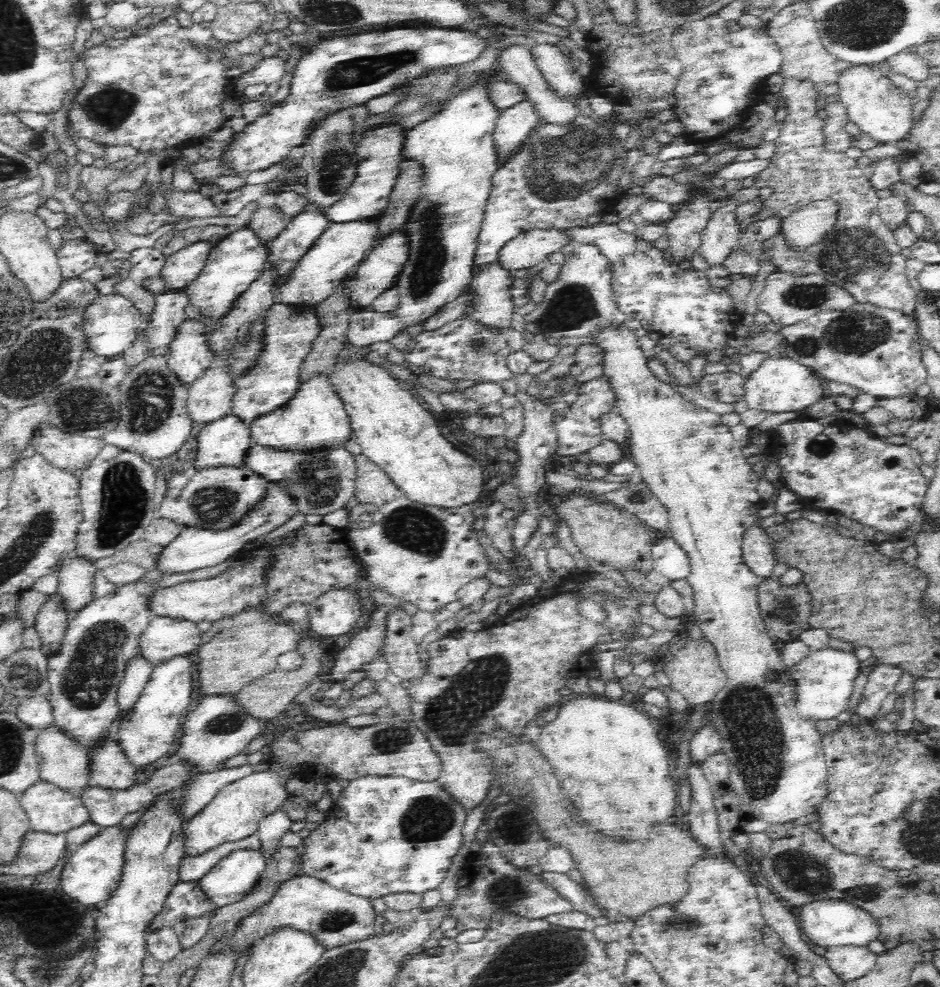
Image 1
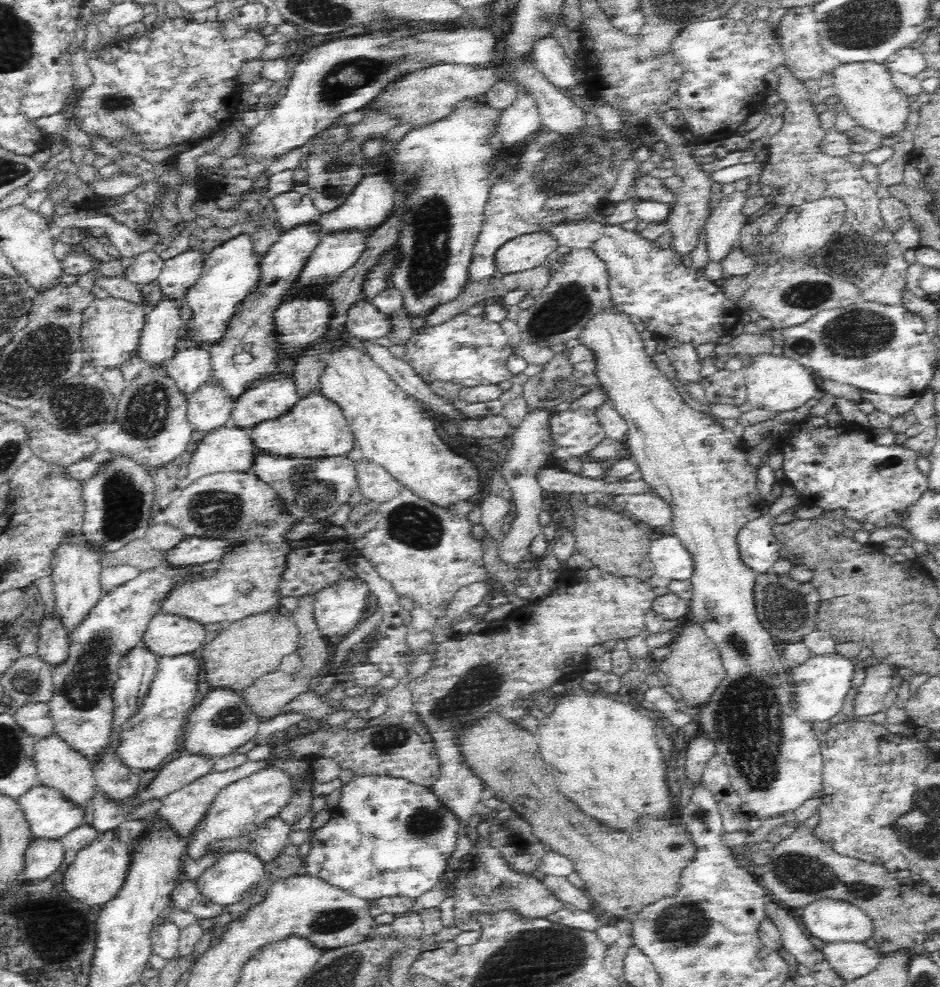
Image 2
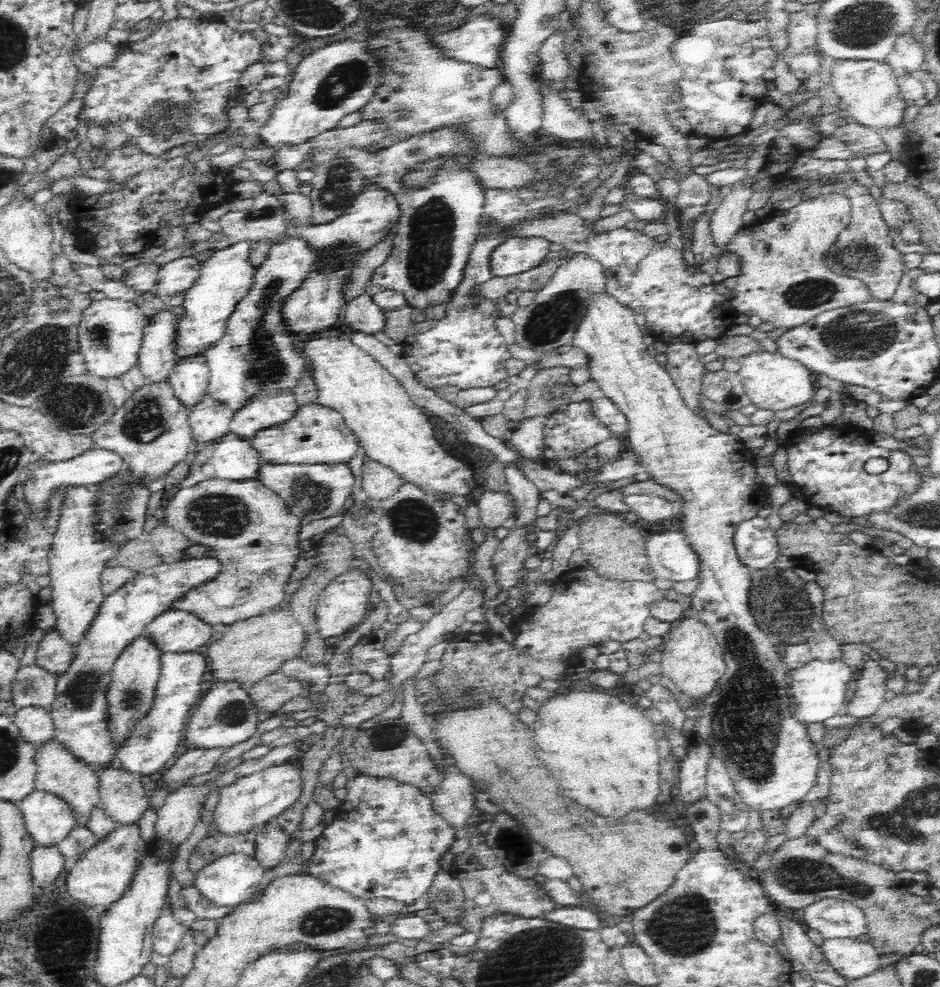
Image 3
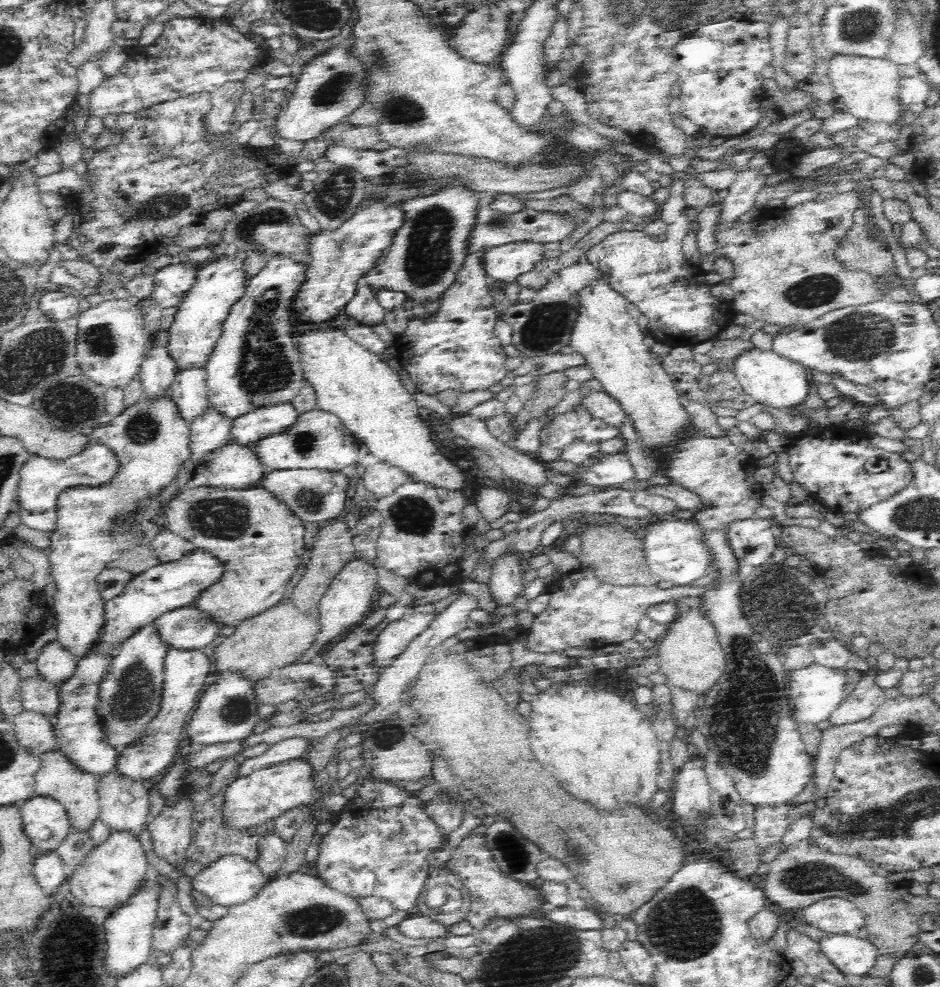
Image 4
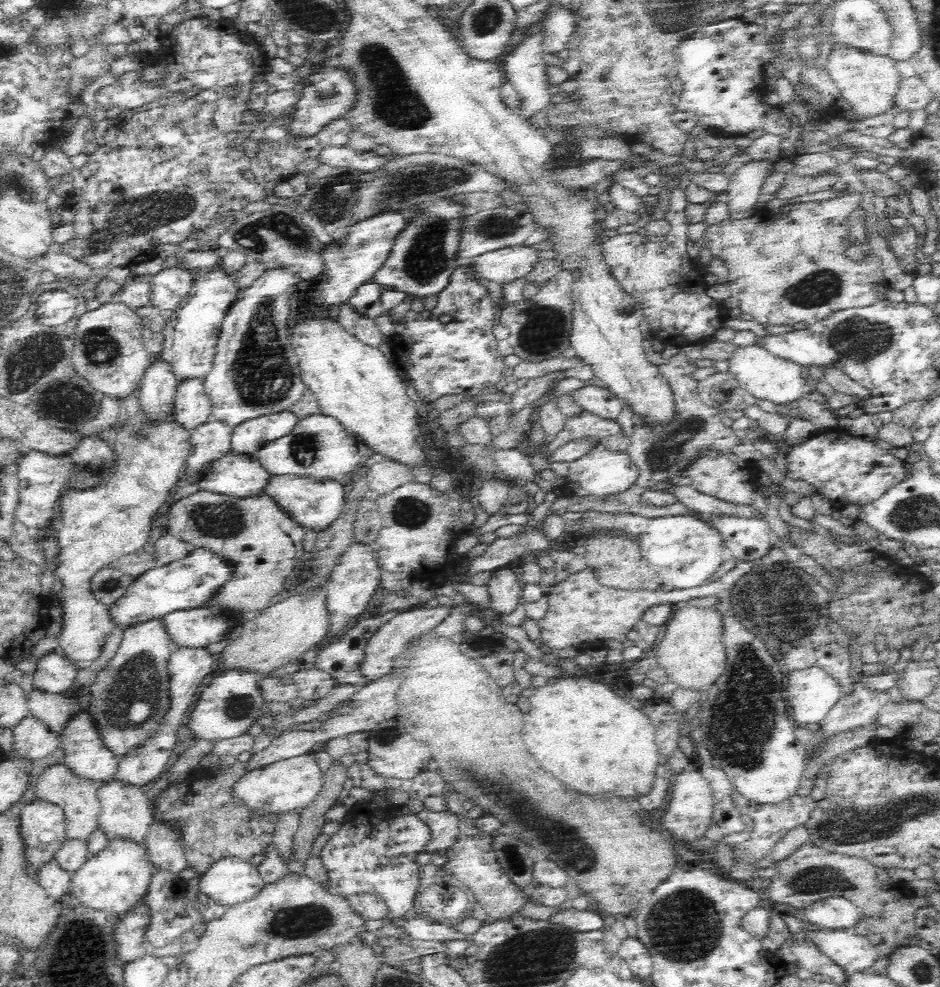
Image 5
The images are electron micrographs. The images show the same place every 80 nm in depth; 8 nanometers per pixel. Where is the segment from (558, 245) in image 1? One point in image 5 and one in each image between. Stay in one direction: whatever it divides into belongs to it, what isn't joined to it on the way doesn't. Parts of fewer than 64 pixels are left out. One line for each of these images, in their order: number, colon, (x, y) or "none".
2: (528, 251)
3: (515, 255)
4: (503, 264)
5: (505, 265)

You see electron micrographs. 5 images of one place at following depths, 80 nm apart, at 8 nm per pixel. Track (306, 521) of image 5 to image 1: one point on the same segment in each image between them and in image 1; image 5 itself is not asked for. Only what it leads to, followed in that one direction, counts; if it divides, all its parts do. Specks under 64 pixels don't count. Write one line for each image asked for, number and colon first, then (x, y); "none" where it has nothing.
1: (320, 482)
2: (317, 488)
3: (311, 491)
4: (315, 495)

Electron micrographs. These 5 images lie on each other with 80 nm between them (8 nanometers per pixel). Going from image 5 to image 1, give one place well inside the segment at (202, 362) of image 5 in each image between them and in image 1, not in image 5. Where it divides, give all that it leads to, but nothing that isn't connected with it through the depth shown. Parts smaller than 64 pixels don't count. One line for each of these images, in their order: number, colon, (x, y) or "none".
1: (237, 260)
2: (229, 273)
3: (226, 276)
4: (190, 340)

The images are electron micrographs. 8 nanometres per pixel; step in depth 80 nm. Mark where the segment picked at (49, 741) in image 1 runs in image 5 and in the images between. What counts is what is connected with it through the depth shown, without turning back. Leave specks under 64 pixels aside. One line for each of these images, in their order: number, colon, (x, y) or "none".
2: (59, 767)
3: (60, 773)
4: (76, 791)
5: (78, 799)

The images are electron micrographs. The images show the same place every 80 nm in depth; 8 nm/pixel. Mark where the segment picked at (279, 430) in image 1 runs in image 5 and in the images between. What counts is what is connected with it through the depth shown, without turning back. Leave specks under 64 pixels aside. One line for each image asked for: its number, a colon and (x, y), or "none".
2: (315, 428)
3: (316, 435)
4: (317, 440)
5: (319, 447)

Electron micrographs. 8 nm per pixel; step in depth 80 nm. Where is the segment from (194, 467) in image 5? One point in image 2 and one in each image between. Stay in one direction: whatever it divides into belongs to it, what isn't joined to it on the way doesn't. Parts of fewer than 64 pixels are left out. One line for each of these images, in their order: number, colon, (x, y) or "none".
2: (209, 410)
3: (210, 421)
4: (211, 432)

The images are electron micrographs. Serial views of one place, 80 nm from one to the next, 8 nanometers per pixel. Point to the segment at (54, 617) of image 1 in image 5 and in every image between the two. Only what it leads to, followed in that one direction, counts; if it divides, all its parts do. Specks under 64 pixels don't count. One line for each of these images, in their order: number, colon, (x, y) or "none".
2: (53, 641)
3: (53, 654)
4: (56, 666)
5: (55, 674)

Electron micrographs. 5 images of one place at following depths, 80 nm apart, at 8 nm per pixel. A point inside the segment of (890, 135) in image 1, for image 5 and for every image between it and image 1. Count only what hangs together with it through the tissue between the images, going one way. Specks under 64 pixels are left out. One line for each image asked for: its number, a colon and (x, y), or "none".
2: (866, 91)
3: (868, 89)
4: (868, 90)
5: (868, 81)

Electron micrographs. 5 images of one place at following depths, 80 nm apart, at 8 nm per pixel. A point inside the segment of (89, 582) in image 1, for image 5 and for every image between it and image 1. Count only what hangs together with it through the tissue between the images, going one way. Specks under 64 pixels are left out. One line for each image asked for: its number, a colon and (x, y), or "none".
2: (76, 567)
3: (78, 554)
4: (151, 442)
5: (99, 526)

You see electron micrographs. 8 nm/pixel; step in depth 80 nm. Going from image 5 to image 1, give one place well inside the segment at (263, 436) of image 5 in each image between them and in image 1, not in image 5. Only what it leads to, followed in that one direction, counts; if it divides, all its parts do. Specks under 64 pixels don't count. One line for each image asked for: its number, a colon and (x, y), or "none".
1: (291, 329)
2: (269, 400)
3: (273, 411)
4: (271, 421)

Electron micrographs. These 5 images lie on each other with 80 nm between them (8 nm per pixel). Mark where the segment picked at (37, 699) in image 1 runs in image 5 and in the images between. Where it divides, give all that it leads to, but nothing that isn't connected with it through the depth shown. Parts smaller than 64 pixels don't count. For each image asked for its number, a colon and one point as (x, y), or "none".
2: (35, 719)
3: (35, 725)
4: (34, 732)
5: (32, 740)

